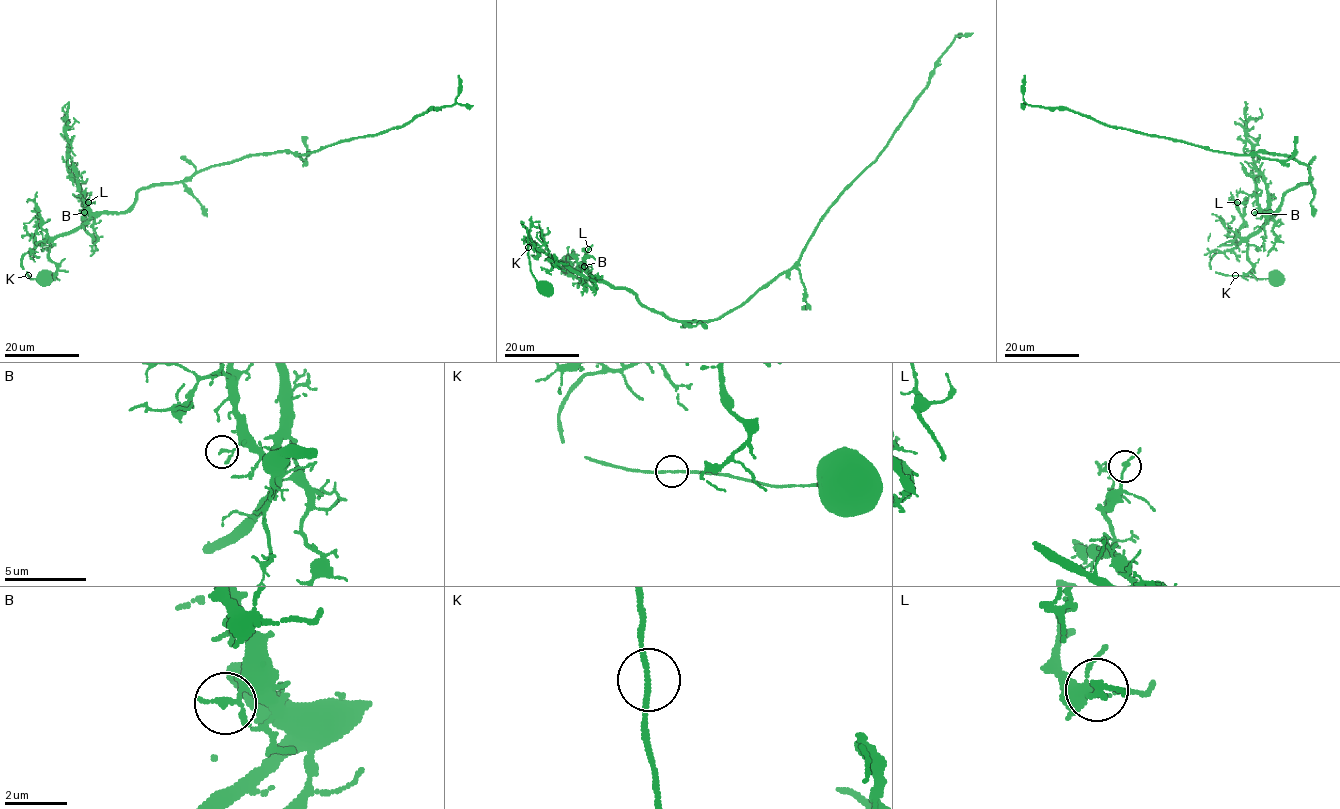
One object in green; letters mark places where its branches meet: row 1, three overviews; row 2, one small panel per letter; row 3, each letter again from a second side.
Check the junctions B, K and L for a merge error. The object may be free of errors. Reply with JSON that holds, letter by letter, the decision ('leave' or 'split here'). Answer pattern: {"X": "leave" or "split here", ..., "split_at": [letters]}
{"B": "leave", "K": "leave", "L": "leave", "split_at": []}

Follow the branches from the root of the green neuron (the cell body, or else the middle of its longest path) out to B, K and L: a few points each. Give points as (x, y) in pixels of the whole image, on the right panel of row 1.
B: (1274, 281), (1225, 275), (1211, 269), (1210, 259), (1216, 253), (1231, 250), (1263, 225), (1266, 217), (1254, 212)
K: (1274, 281), (1235, 275)
L: (1274, 281), (1225, 275), (1211, 269), (1210, 259), (1216, 253), (1231, 250), (1266, 219), (1254, 195), (1237, 202)

